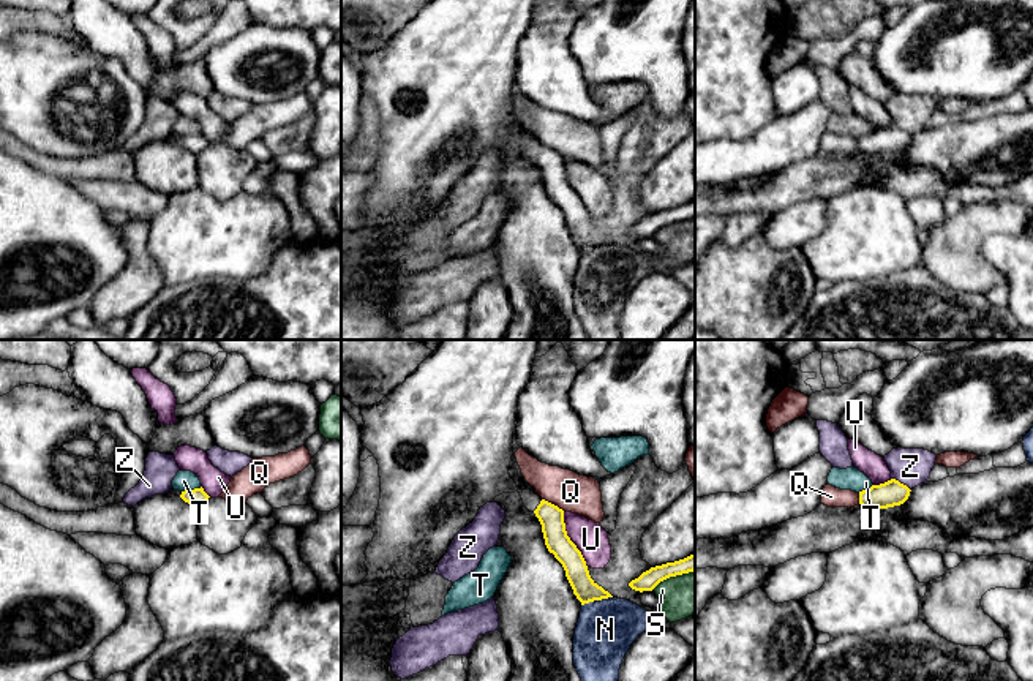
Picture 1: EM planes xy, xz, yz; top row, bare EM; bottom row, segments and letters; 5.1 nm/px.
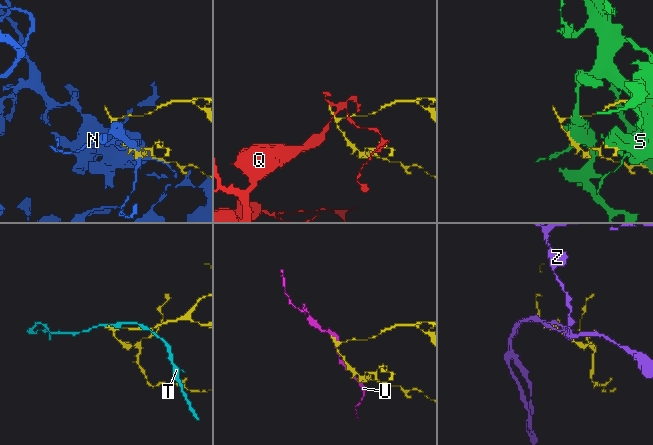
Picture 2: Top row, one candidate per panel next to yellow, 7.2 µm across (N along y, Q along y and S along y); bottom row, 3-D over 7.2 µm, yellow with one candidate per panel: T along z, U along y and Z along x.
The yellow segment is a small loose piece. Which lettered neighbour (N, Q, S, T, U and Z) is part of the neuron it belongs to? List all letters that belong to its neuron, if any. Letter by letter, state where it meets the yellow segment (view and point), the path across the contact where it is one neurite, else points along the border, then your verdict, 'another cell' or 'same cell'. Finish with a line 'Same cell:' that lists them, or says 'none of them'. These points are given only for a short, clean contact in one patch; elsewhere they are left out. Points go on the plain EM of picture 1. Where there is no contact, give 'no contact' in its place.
N: meets yellow in xz at (596, 245); another cell
Q: meets yellow in xz at (553, 150); another cell
S: meets yellow in xz at (672, 221); another cell
T: meets yellow in xy at (191, 136); border along xy (201, 131), (182, 138); another cell
U: meets yellow in xz at (569, 185); another cell
Z: meets yellow in yz at (899, 128); border along yz (891, 124), (910, 136); another cell
Same cell: none of them

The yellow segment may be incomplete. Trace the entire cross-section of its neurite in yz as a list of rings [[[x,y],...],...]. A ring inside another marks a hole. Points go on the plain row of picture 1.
[[[896,125],[859,137],[859,150],[867,155],[888,155],[903,150],[910,134]]]

